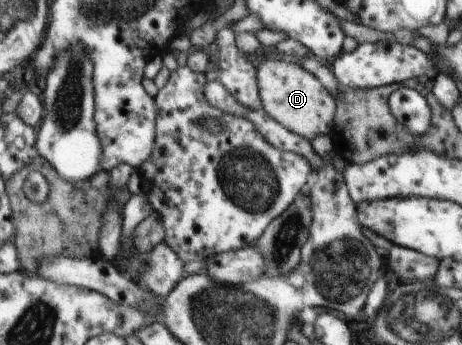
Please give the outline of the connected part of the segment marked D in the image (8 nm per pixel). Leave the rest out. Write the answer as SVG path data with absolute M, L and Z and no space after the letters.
M265 59L257 68L257 87L262 109L288 131L301 135L304 139L315 139L317 135L328 135L333 129L336 99L308 73L299 63L286 63L277 59Z

